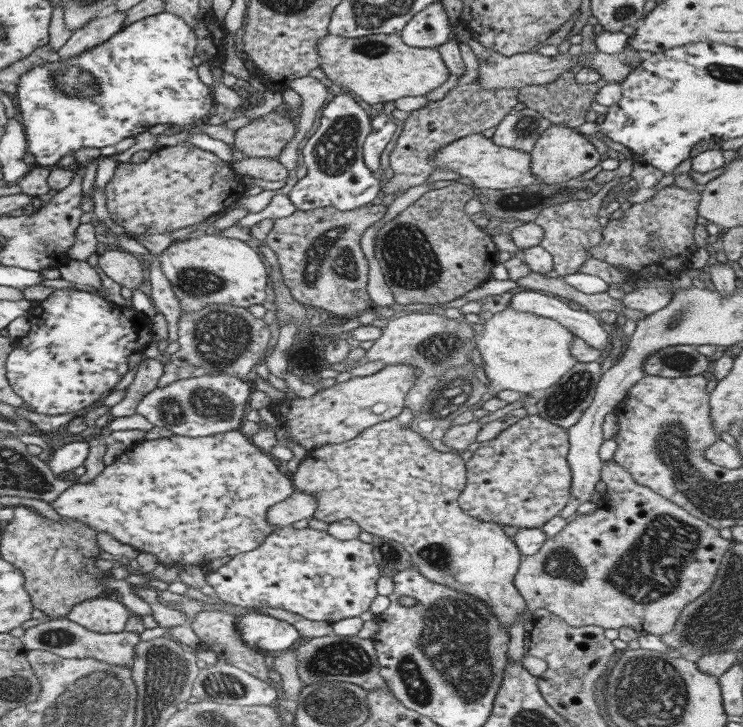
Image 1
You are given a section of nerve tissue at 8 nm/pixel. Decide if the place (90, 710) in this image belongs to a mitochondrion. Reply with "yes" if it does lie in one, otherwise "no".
yes

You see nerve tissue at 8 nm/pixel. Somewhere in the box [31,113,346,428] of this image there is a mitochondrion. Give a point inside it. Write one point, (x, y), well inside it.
(221, 336)

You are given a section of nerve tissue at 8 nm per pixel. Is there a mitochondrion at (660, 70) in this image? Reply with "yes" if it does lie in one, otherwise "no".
no

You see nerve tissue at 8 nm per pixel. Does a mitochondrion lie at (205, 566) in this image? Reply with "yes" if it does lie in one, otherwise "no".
no

